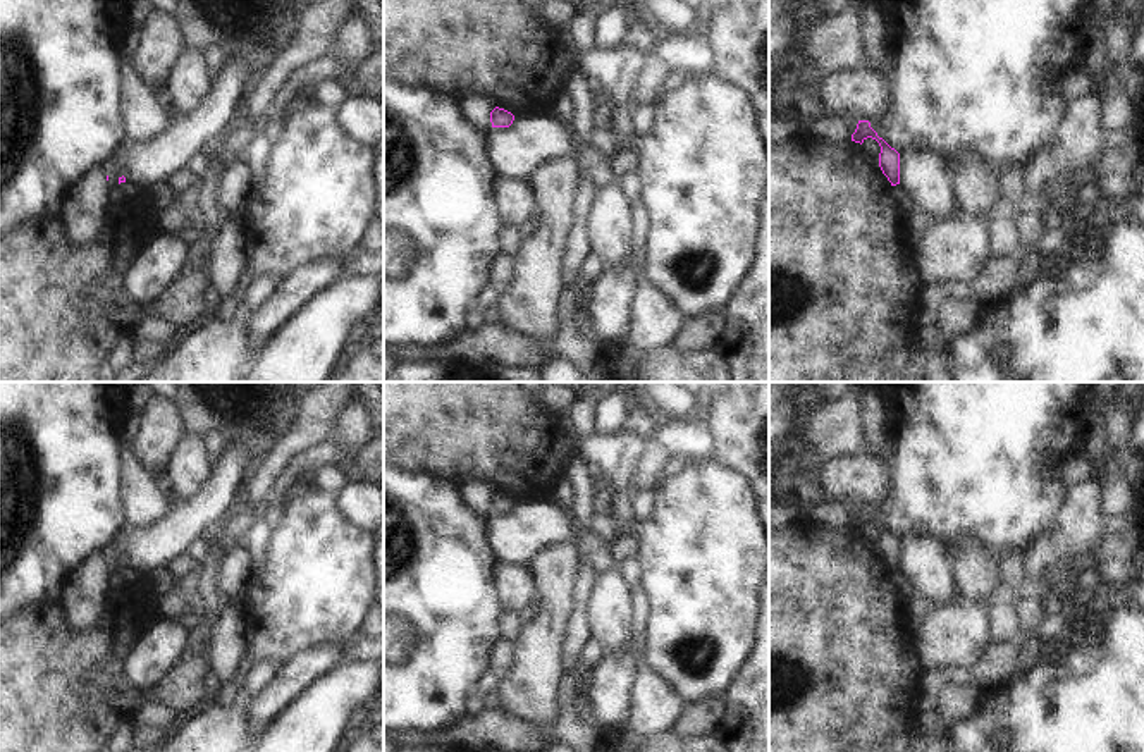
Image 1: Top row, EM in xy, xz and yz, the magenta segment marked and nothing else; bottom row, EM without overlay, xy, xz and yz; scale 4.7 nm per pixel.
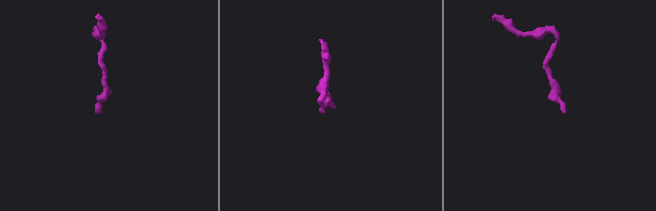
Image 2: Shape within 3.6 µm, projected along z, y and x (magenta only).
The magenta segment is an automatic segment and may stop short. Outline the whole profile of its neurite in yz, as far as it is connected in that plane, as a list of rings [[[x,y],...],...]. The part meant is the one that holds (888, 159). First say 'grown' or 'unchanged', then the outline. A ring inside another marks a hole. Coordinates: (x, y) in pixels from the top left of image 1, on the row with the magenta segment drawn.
unchanged; [[[858,120],[852,141],[862,145],[867,138],[876,139],[881,146],[879,167],[883,174],[888,177],[891,186],[900,184],[900,153],[877,136],[869,120]]]

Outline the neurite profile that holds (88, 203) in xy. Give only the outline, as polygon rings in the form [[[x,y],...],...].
[[[96,165],[69,193],[62,219],[71,241],[79,246],[95,243],[107,225],[110,206],[107,165]]]

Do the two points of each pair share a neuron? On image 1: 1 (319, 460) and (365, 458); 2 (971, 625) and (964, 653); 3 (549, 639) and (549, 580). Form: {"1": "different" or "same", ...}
{"1": "same", "2": "same", "3": "same"}

